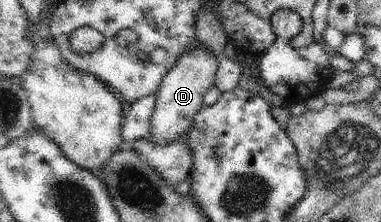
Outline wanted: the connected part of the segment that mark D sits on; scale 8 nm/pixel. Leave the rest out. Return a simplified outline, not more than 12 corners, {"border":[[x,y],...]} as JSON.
{"border":[[202,46],[167,74],[151,142],[191,131],[215,84],[219,56]]}

